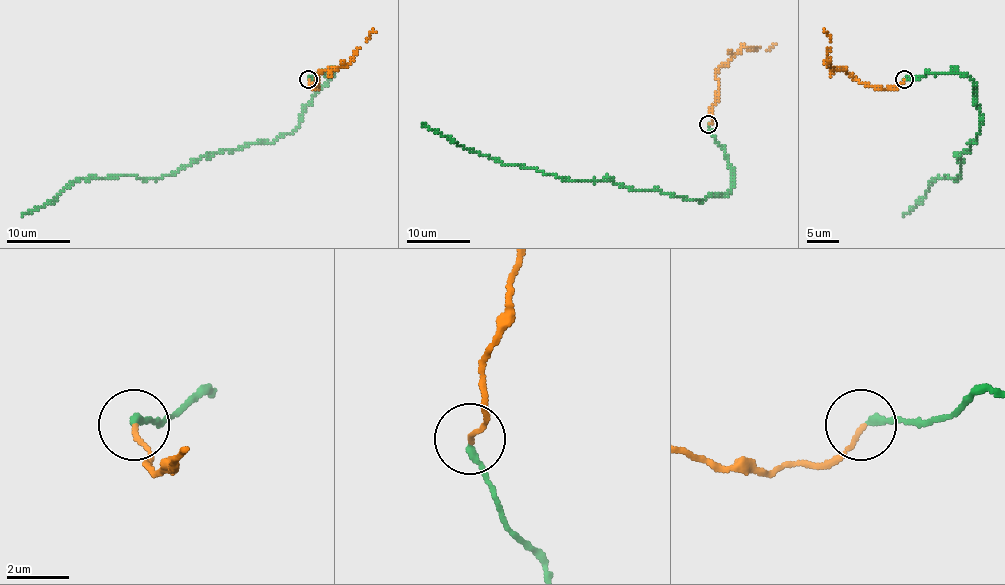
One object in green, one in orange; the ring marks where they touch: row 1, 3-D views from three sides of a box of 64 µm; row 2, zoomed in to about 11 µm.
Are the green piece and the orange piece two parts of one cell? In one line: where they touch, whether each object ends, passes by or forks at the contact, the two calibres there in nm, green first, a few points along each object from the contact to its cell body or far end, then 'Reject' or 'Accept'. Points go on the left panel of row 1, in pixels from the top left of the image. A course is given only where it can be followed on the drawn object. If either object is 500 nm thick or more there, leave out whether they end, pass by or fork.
Place: (308, 79). At the ring green ends. At the ring orange ends. Thickness 200 nm (green) against 140 nm. Course of green: (308, 79), (333, 76), (300, 123), (271, 142), (203, 155), (160, 177), (79, 179), (23, 216). Course of orange: (308, 79), (311, 87), (316, 88), (316, 76), (346, 66), (375, 31). Accept

